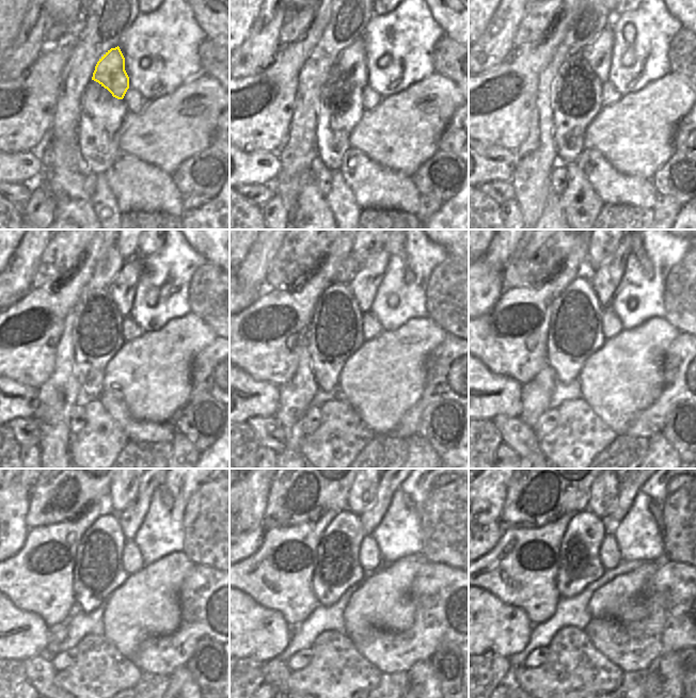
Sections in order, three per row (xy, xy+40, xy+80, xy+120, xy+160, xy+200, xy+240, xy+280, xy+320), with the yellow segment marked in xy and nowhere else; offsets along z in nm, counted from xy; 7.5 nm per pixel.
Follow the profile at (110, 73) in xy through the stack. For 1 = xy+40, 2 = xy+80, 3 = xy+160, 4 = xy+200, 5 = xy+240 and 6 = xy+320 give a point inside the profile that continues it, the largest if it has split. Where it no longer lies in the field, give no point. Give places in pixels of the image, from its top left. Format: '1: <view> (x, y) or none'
1: xy+40 (352, 59)
2: xy+80 (598, 53)
3: xy+160 (363, 284)
4: xy+200 (605, 279)
5: xy+240 (130, 519)
6: xy+320 (627, 490)

